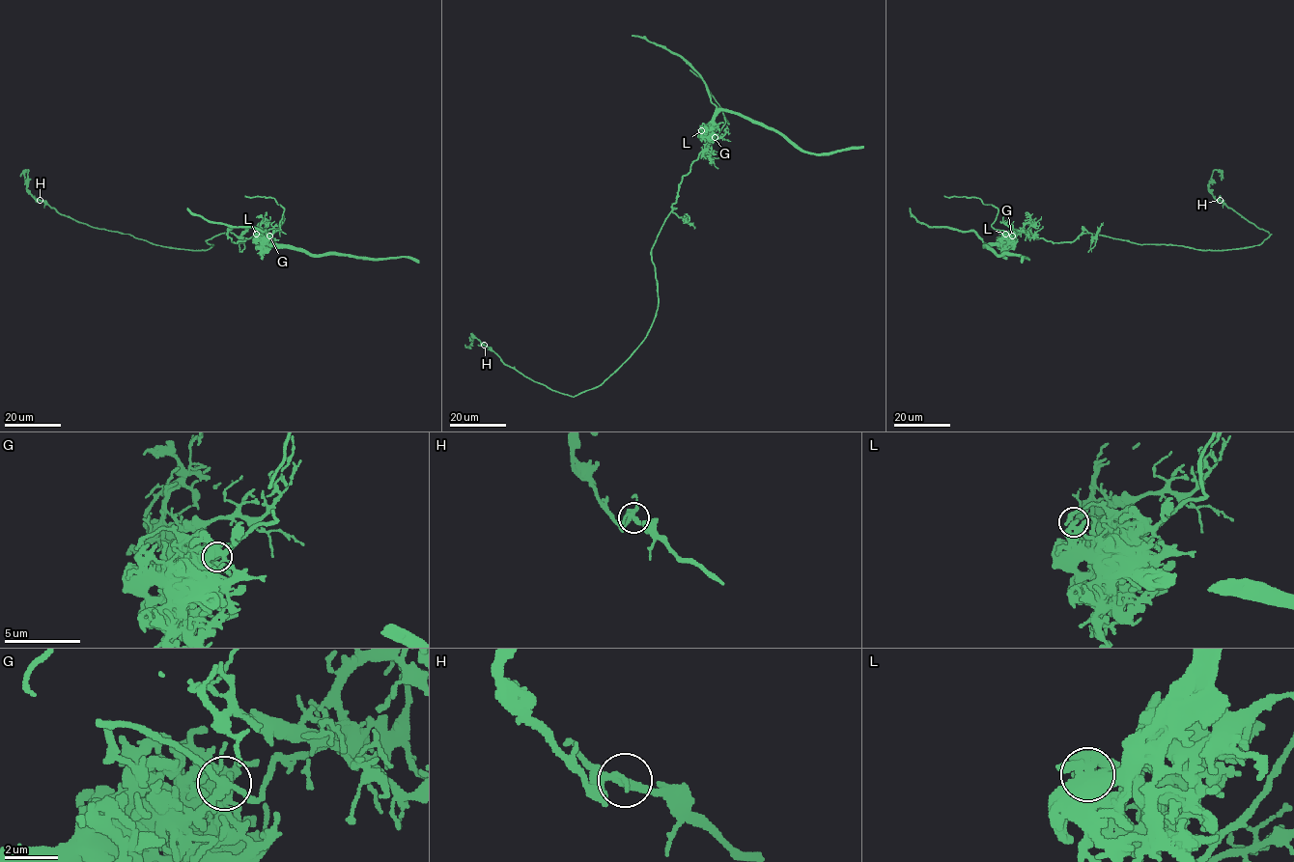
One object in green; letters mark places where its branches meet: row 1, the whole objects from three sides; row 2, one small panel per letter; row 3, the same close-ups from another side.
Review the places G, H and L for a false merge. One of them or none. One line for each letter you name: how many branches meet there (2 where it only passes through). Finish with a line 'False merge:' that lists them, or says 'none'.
G: Branches: 3
False merge: G

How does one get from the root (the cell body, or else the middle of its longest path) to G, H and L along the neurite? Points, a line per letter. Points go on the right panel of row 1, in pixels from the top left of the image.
G: (1139, 244), (1092, 234), (1081, 234), (1073, 241), (1063, 242), (1035, 238), (1025, 233), (1012, 236)
H: (1139, 244), (1227, 250), (1258, 245), (1271, 234), (1220, 200)
L: (1139, 244), (1092, 234), (1081, 234), (1073, 241), (1063, 242), (1035, 238), (1025, 233), (1008, 237), (1005, 234)

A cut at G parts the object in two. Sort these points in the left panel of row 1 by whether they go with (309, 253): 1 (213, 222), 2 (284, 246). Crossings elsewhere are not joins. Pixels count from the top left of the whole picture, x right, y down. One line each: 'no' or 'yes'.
1: yes
2: yes

